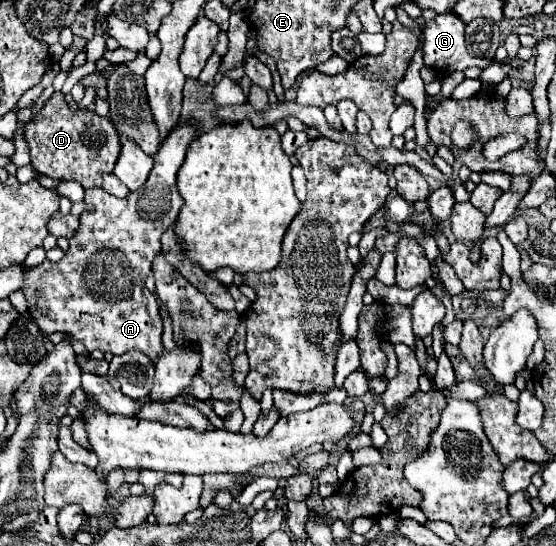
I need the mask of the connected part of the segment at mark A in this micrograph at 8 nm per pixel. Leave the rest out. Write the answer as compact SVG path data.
M179 124L155 154L147 182L123 200L103 188L85 190L87 210L79 218L81 228L71 238L65 256L59 262L45 260L41 266L25 270L25 286L21 292L43 332L71 334L81 340L89 352L95 348L111 354L139 350L149 356L151 362L161 356L163 320L157 296L145 288L145 278L151 272L155 256L161 252L159 240L163 232L167 232L179 216L181 196L177 194L175 176L195 136L193 126Z

